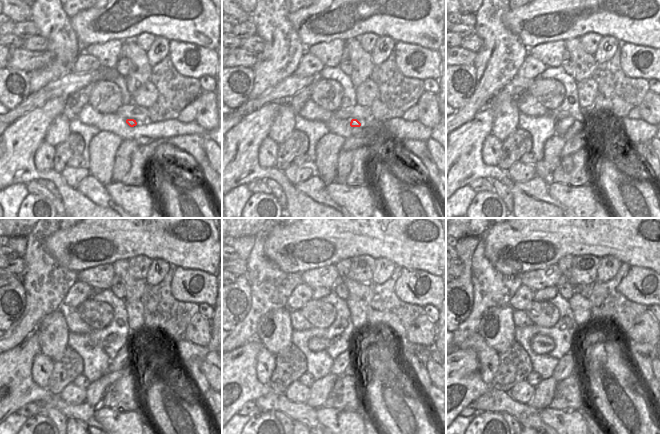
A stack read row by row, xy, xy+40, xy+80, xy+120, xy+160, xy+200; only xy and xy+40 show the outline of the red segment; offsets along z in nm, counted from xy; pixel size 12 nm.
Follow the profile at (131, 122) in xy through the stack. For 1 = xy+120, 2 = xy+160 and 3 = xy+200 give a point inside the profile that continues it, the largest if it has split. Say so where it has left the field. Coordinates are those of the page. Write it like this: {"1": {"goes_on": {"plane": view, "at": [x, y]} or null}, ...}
{"1": {"goes_on": {"plane": "xy+120", "at": [121, 360]}}, "2": {"goes_on": {"plane": "xy+160", "at": [342, 363]}}, "3": {"goes_on": {"plane": "xy+200", "at": [566, 365]}}}

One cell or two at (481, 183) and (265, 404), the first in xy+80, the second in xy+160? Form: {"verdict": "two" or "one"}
{"verdict": "two"}

